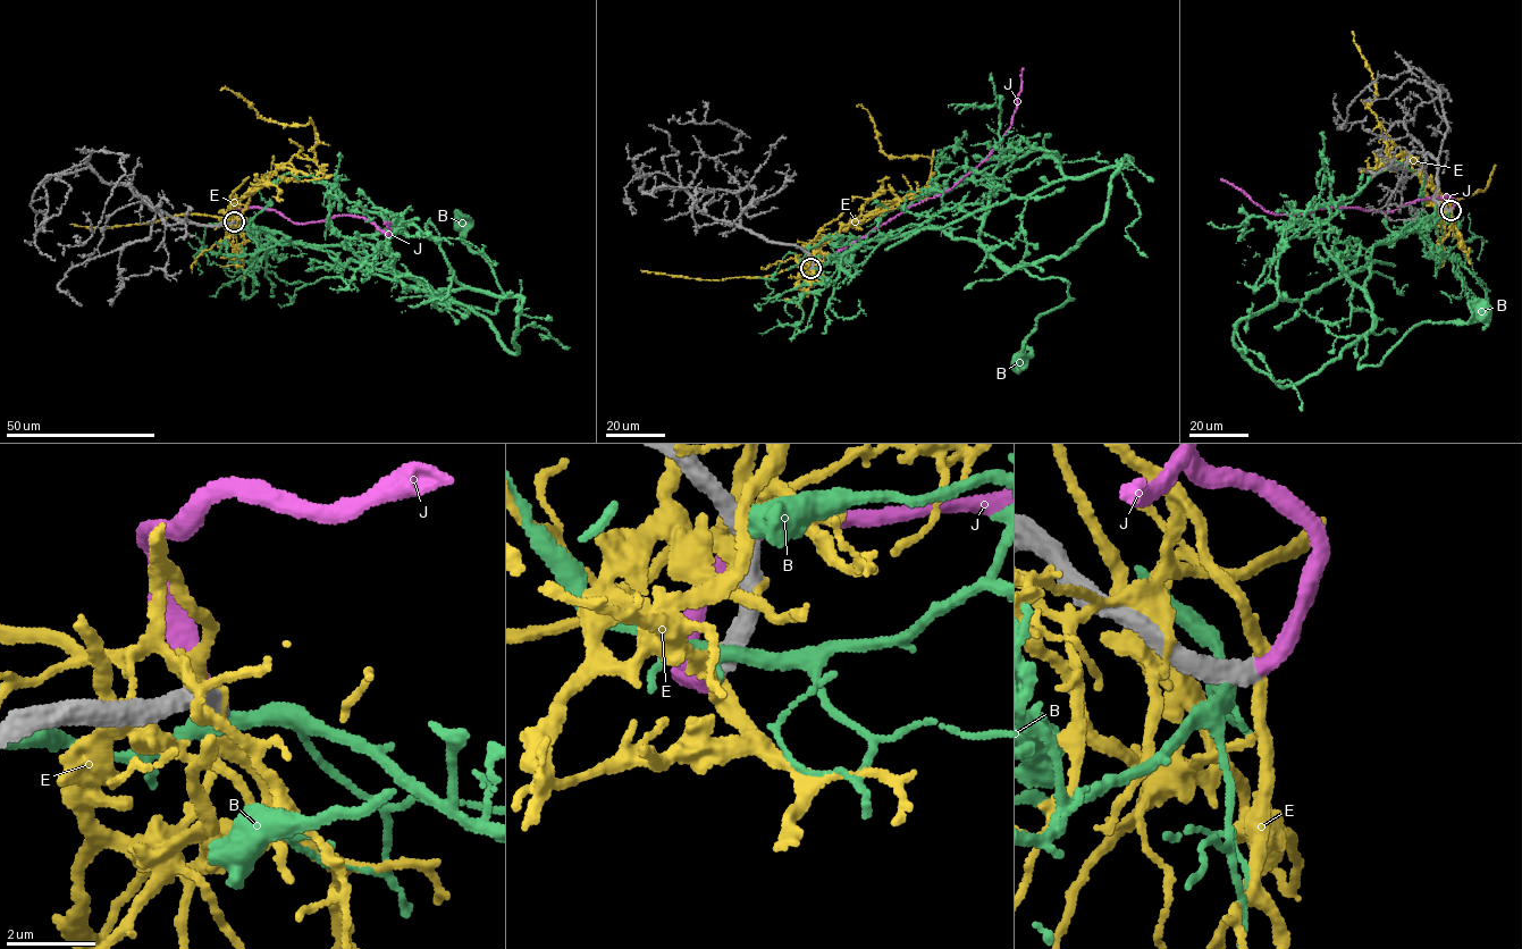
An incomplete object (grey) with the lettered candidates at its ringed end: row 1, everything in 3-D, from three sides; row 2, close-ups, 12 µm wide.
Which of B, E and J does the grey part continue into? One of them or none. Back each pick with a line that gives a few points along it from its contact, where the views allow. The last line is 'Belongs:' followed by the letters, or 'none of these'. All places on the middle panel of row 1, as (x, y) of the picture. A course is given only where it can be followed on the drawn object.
J: it runs (810, 268), (815, 258), (830, 258), (910, 207), (950, 190), (987, 159), (1010, 126), (1024, 68)
Belongs: J

